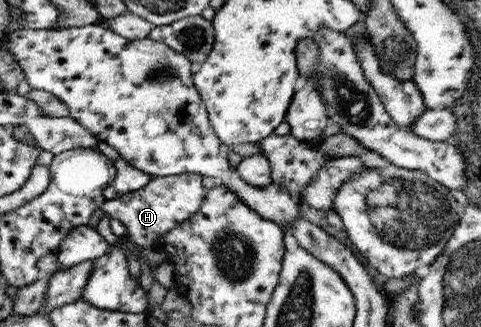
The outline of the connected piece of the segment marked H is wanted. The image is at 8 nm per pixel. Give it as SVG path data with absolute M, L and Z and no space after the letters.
M190 173L174 176L152 176L151 181L134 192L127 192L121 198L105 201L101 206L110 218L116 218L126 226L131 242L141 248L150 249L154 242L176 228L181 222L196 215L204 202L206 188L202 186L202 175Z

